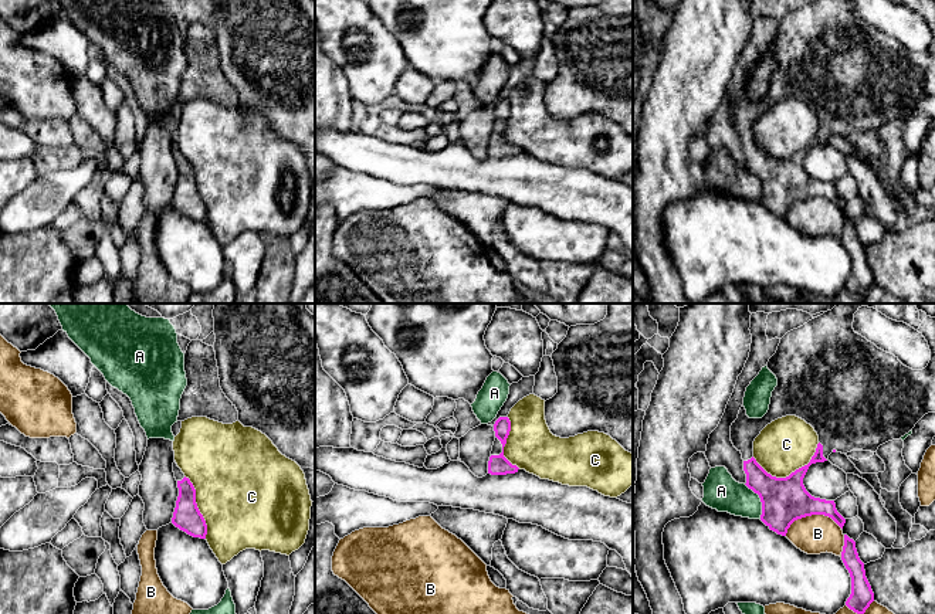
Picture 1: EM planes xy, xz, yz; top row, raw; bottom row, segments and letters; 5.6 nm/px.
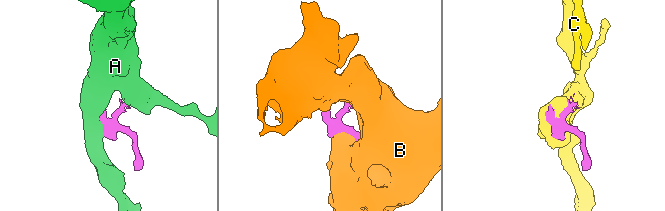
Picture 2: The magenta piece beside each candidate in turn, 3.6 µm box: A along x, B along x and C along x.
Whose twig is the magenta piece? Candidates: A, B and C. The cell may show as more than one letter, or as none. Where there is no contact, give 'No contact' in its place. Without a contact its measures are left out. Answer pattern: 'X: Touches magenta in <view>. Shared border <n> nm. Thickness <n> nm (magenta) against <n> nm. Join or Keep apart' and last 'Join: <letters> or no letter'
A: Touches magenta in yz. Shared border 220 nm. Thickness 260 nm (magenta) against 200 nm. Keep apart
B: Touches magenta in yz. Shared border 340 nm. Thickness 260 nm (magenta) against 220 nm. Keep apart
C: Touches magenta in yz. Shared border 400 nm. Thickness 260 nm (magenta) against 300 nm. Keep apart
Join: no letter

